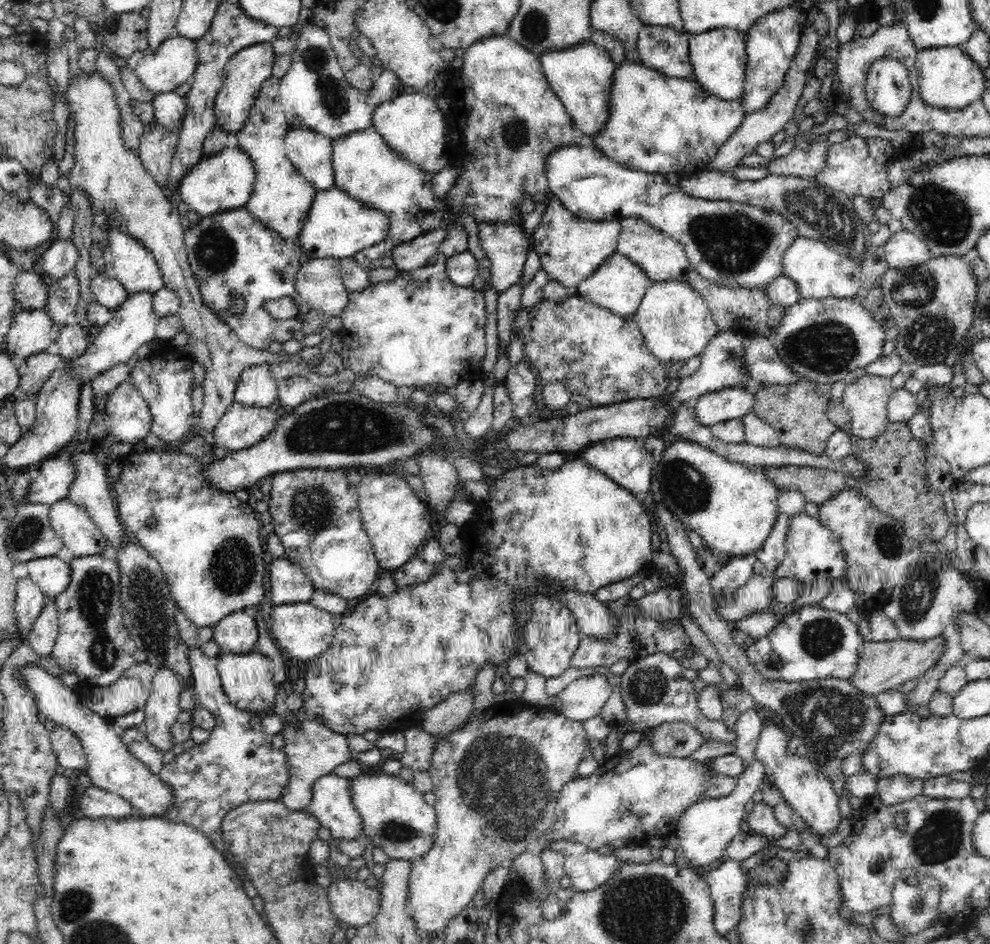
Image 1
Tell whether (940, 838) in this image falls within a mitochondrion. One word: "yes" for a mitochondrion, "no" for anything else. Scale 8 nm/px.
yes

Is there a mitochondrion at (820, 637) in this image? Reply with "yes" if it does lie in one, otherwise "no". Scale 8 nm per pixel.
yes

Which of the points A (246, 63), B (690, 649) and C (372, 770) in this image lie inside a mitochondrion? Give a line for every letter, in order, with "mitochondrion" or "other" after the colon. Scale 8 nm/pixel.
A: other
B: other
C: other

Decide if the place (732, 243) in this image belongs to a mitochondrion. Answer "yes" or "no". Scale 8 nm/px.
yes

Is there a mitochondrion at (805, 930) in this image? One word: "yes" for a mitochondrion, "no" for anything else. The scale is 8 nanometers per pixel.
yes

